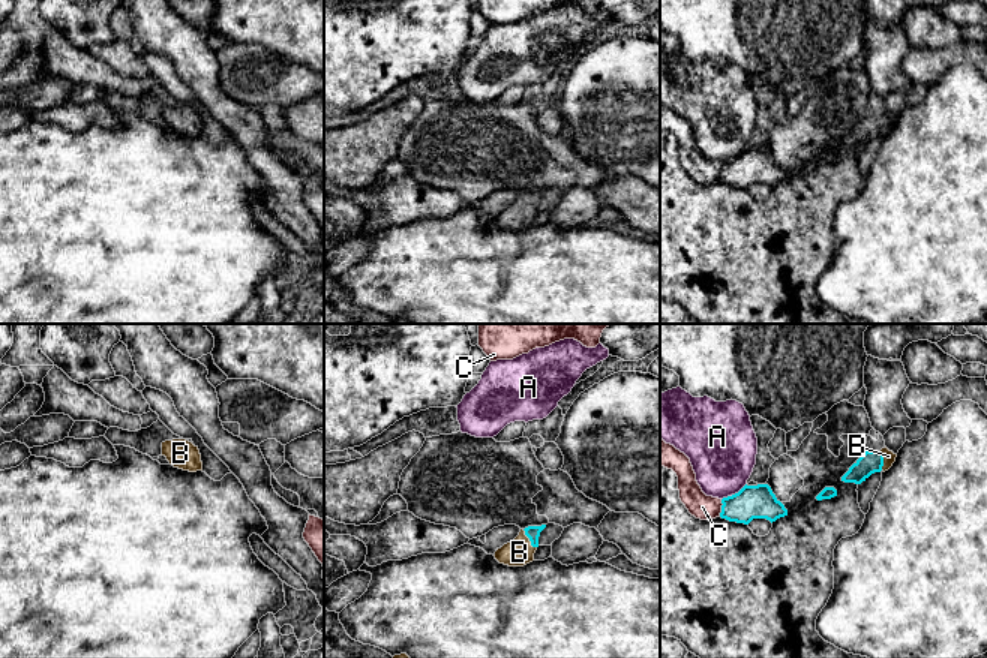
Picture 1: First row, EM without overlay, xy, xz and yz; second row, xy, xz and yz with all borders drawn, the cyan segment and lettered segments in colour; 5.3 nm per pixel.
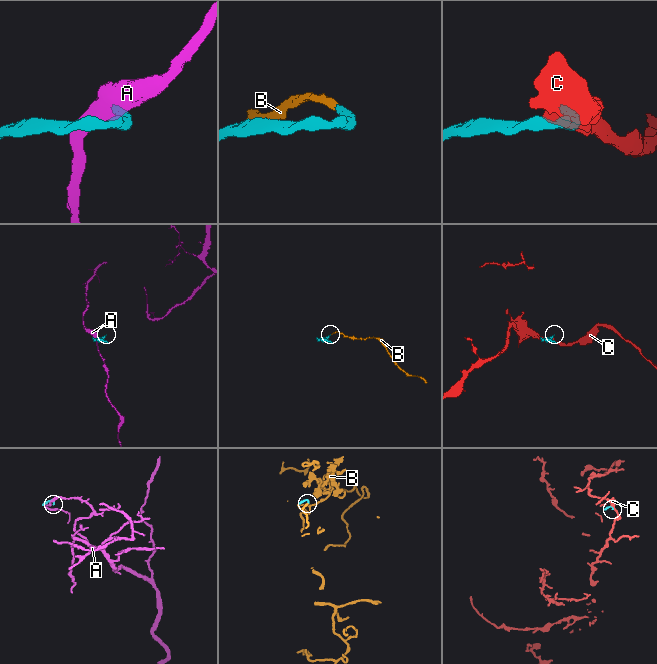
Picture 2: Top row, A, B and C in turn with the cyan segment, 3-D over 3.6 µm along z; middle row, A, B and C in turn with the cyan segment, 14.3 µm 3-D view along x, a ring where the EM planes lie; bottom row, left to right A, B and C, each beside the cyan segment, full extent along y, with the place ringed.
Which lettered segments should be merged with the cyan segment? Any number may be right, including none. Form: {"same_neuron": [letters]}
{"same_neuron": ["B"]}

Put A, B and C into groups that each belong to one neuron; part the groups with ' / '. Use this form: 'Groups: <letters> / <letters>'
Groups: A / B / C

